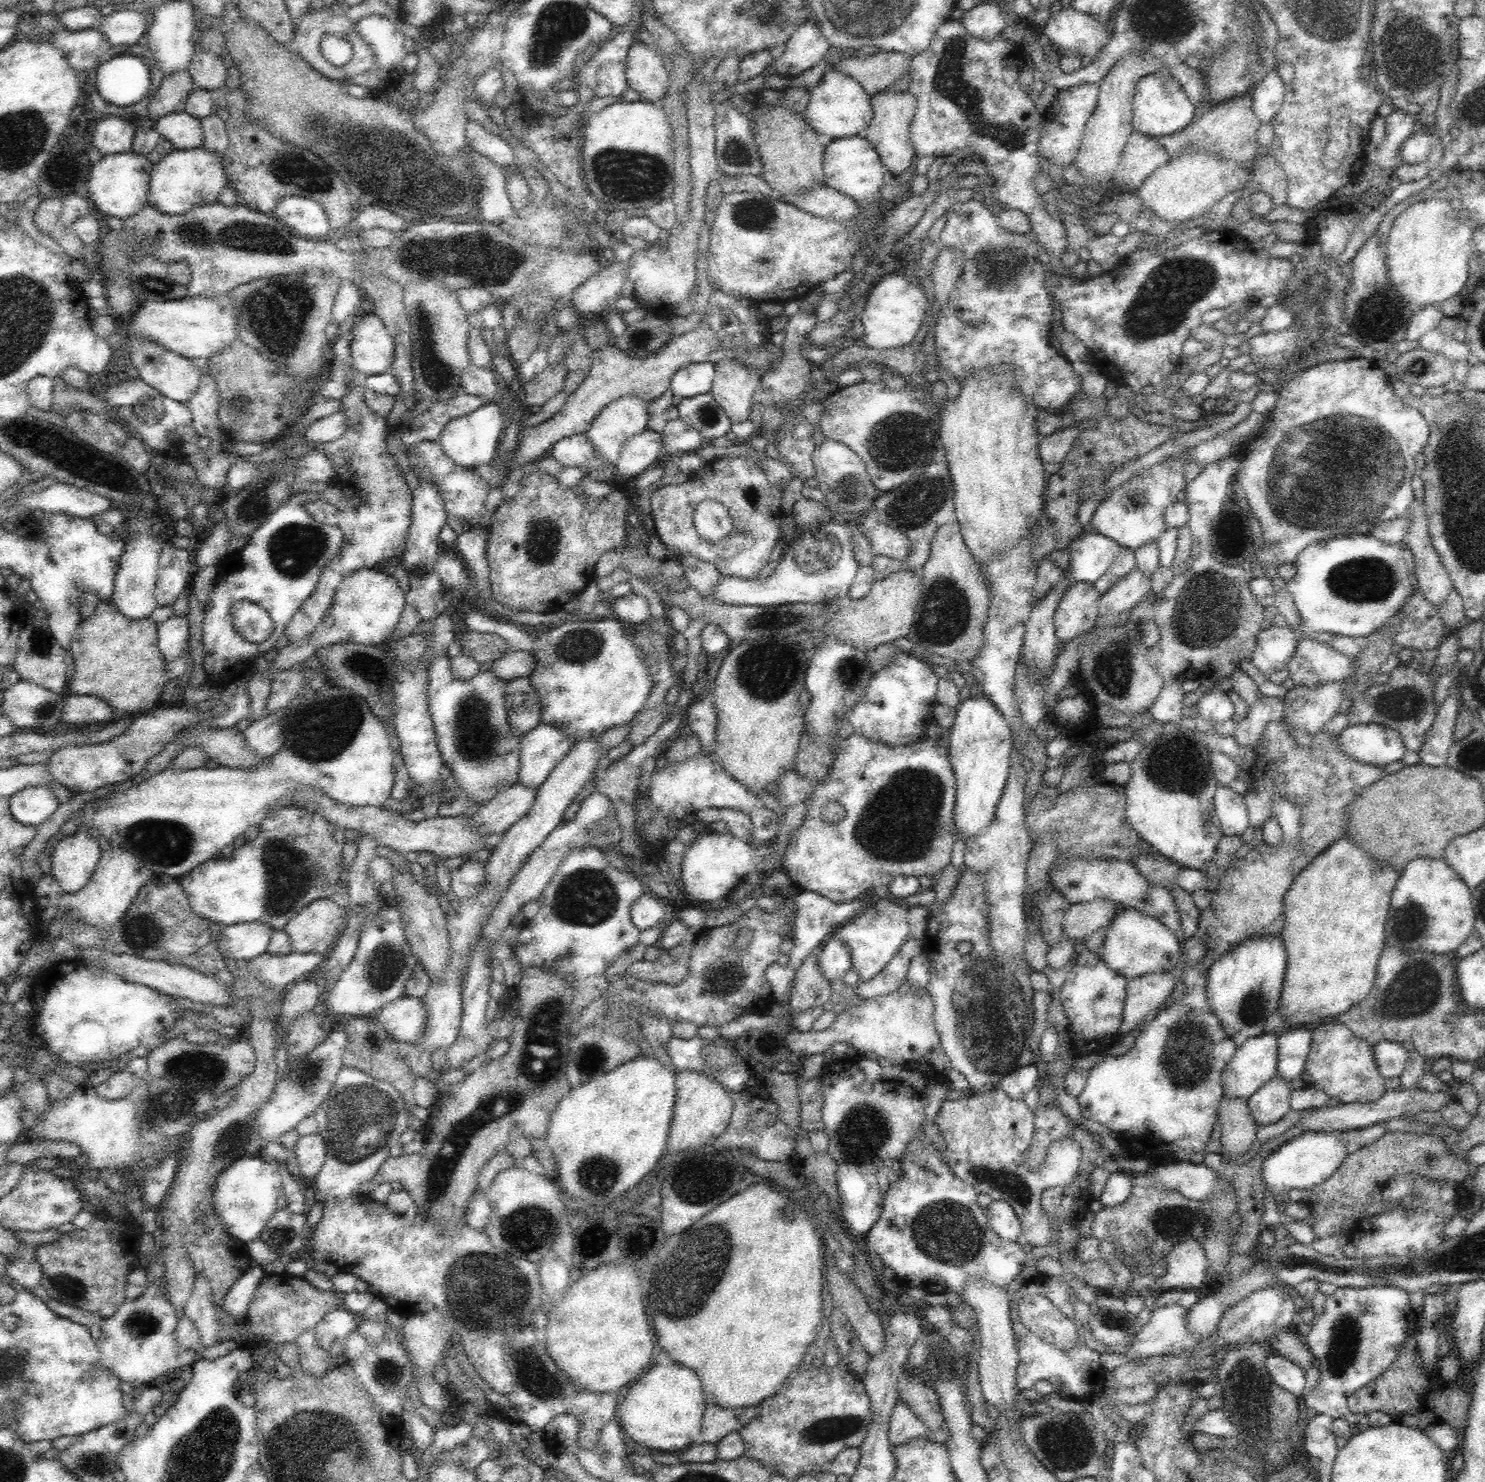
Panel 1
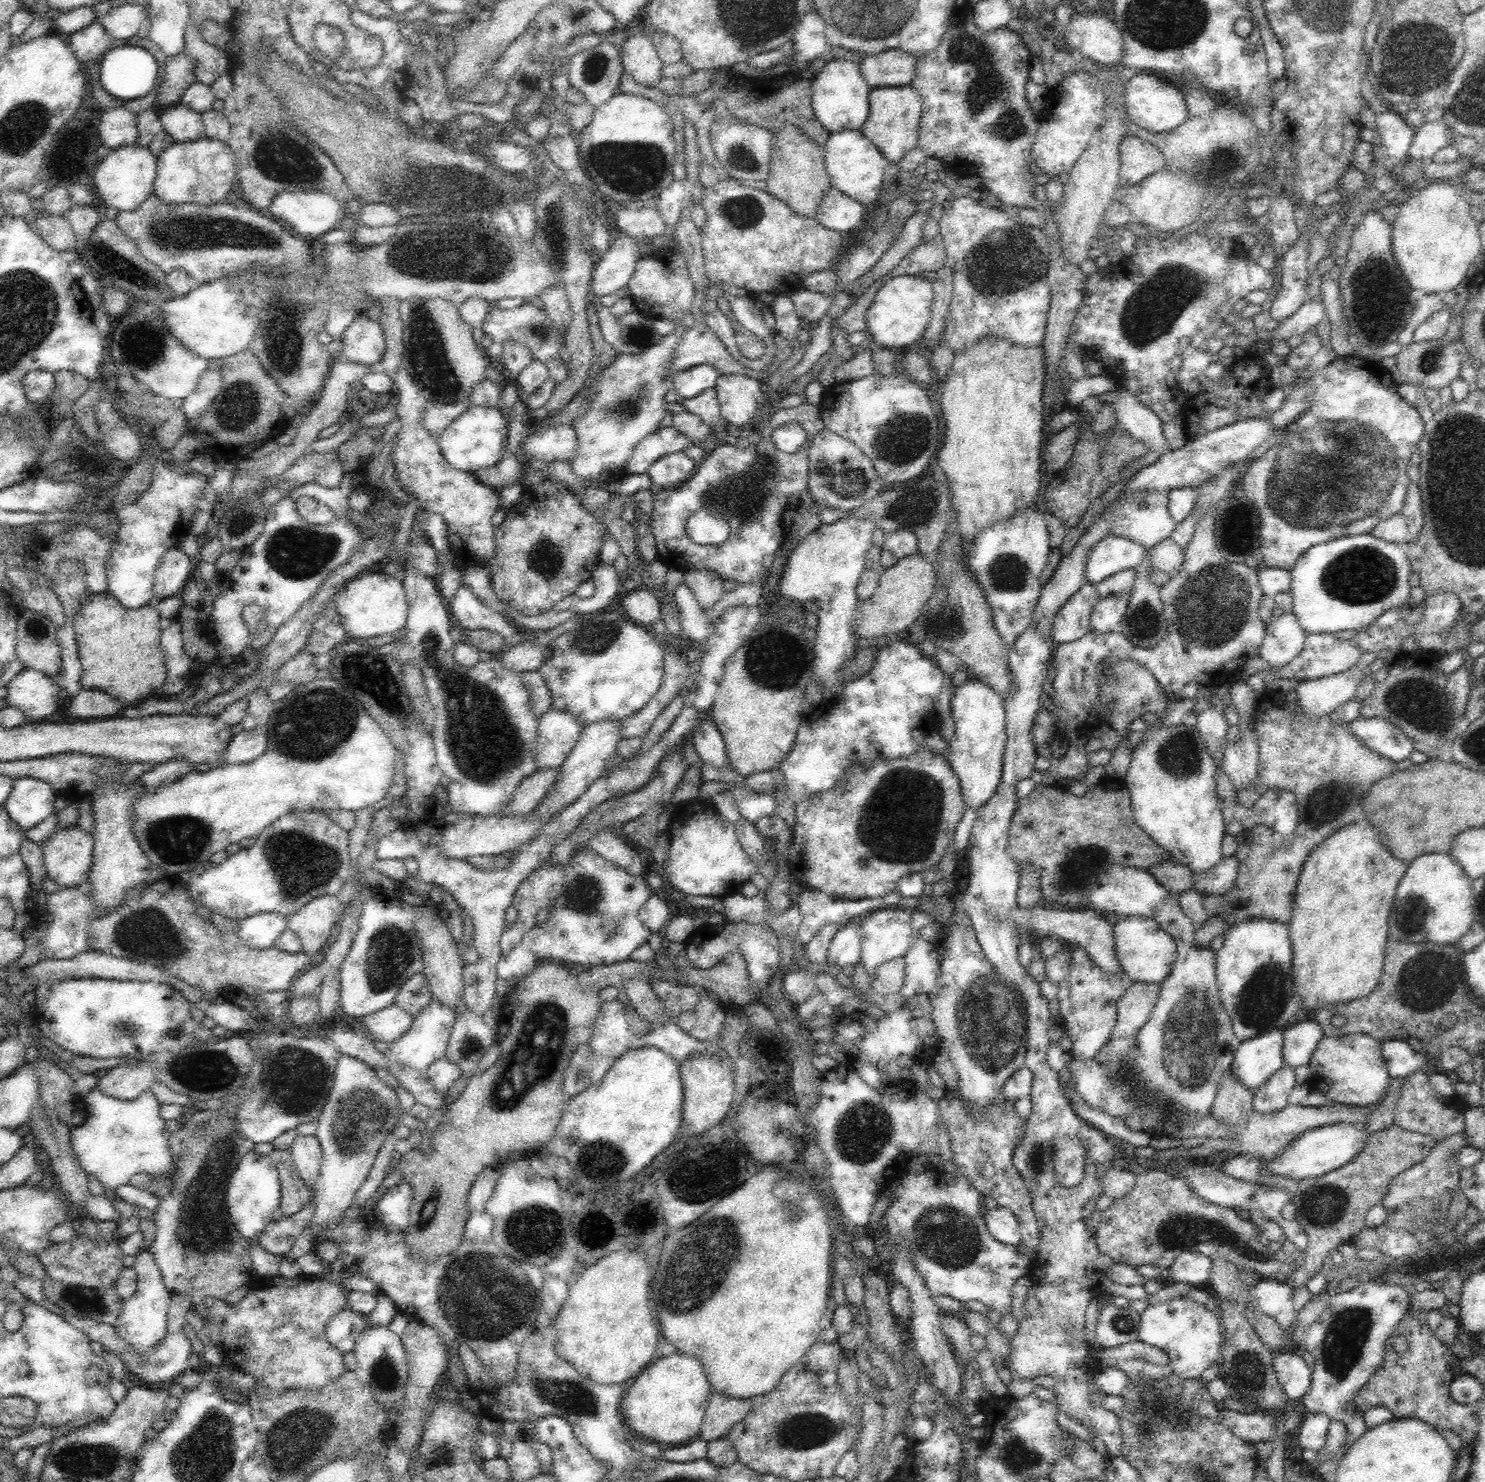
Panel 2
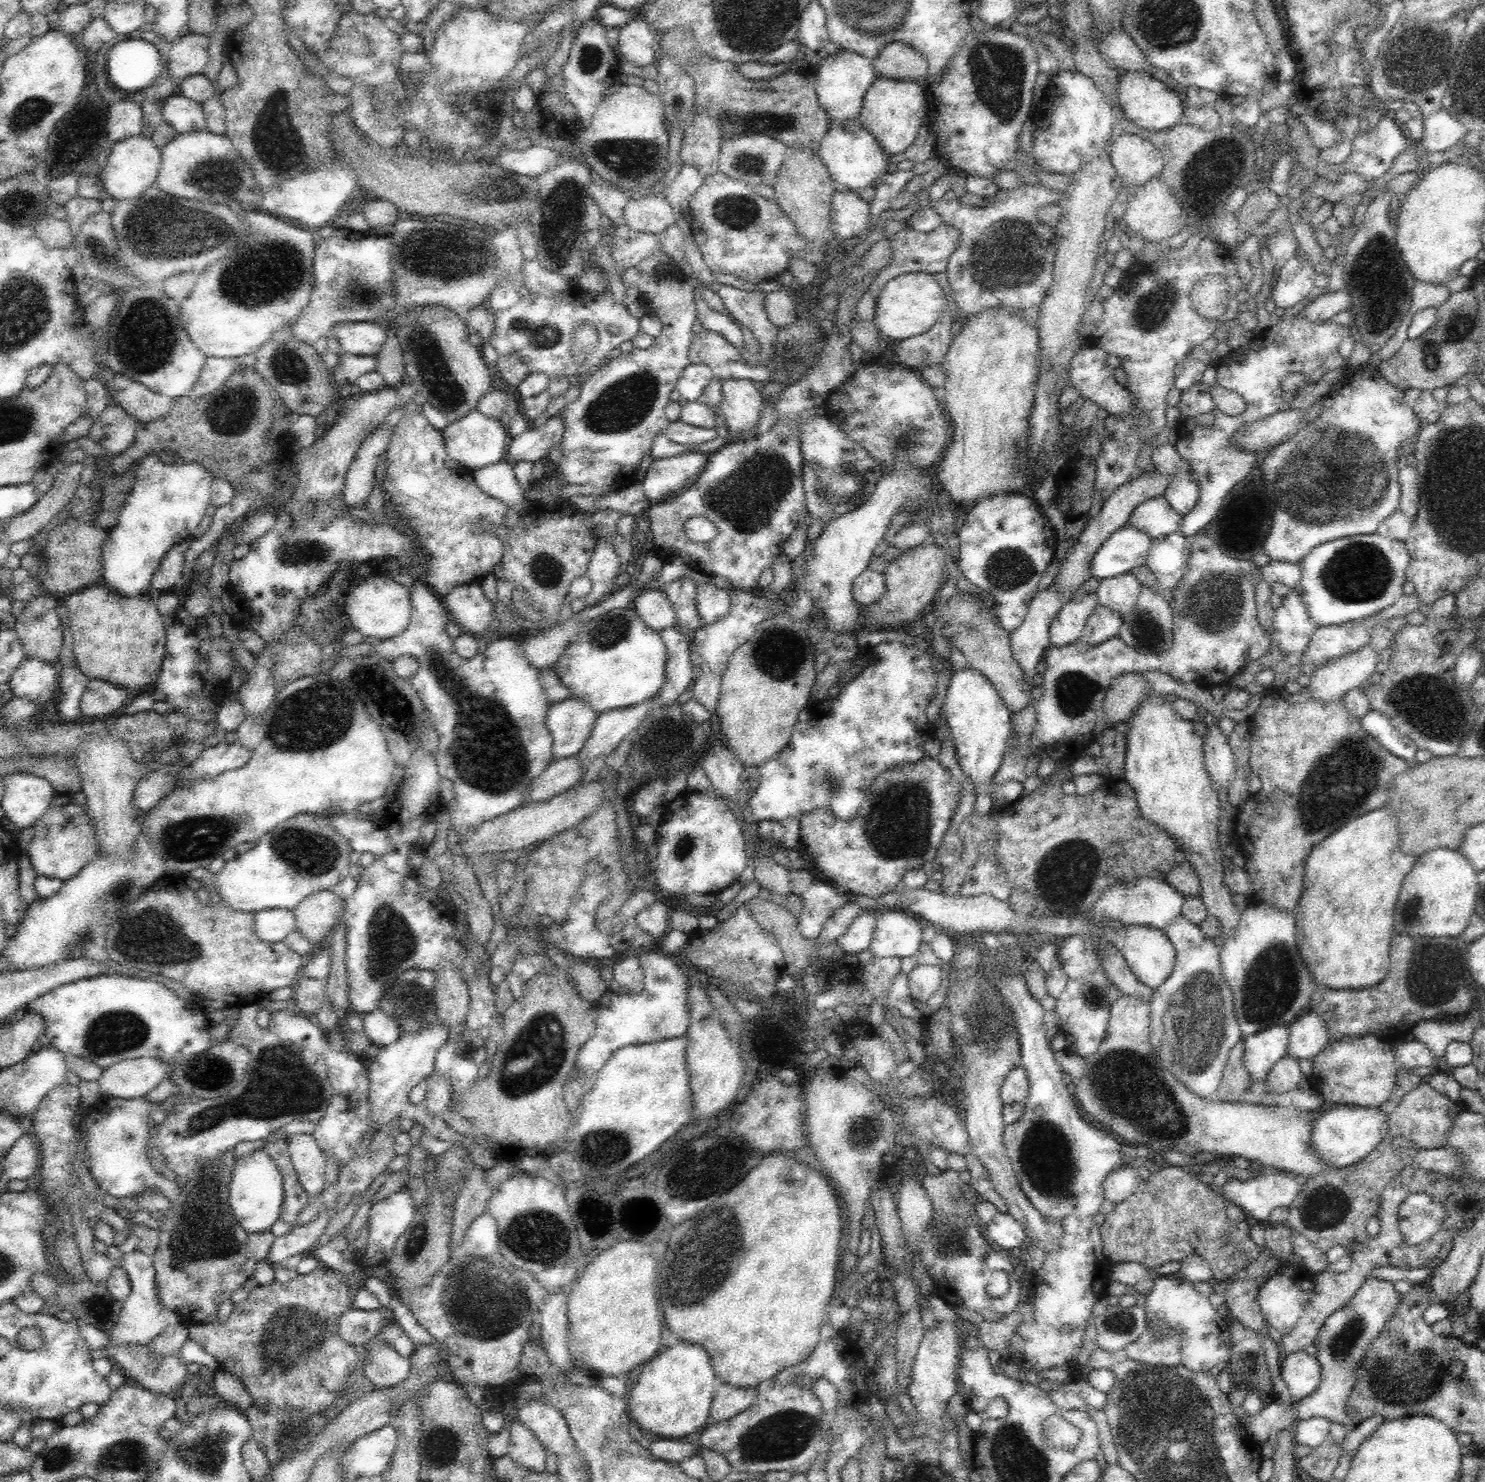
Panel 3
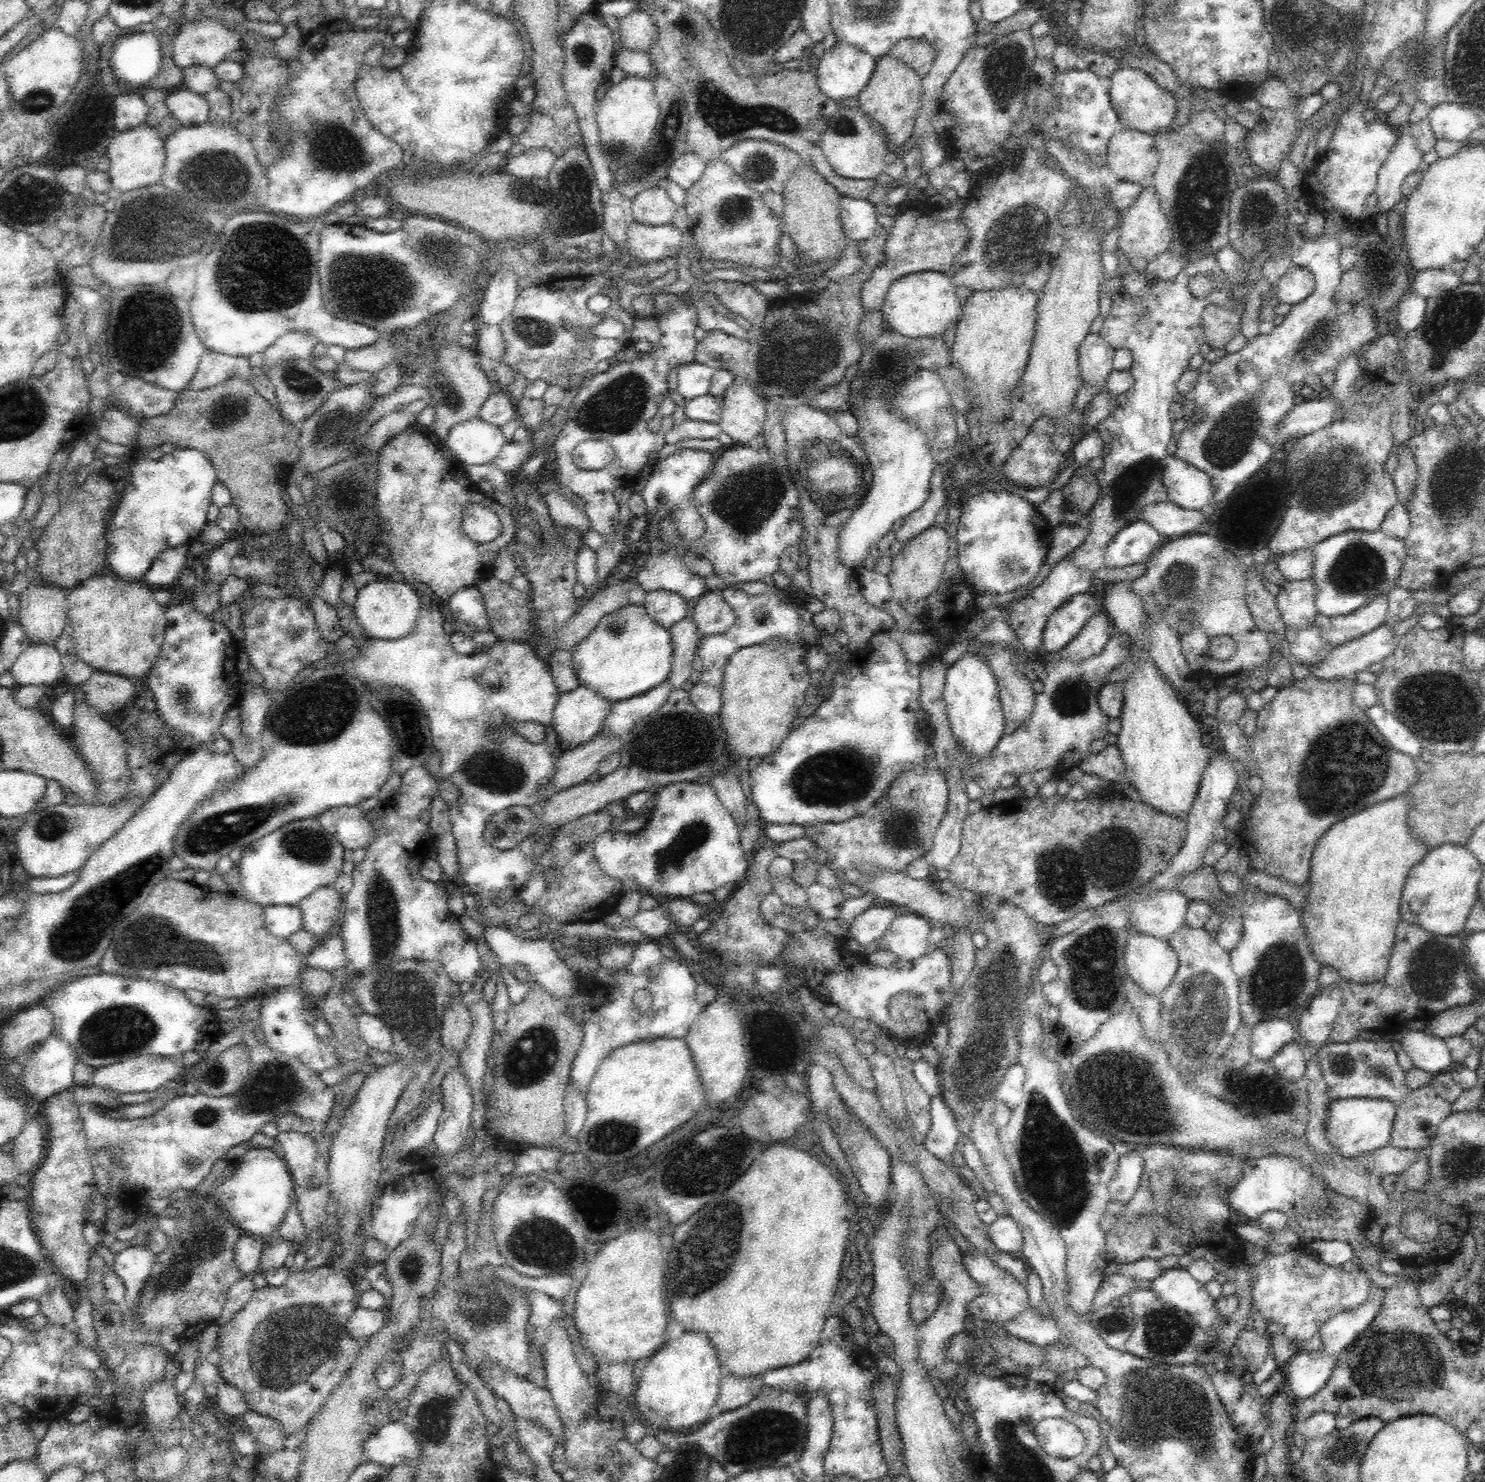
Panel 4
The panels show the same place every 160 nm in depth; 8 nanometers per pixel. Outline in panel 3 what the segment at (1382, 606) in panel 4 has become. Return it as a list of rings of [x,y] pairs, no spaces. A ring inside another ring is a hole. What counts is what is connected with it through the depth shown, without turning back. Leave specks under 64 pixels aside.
[[[1365,619],[1341,625],[1317,626],[1312,633],[1308,648],[1302,654],[1302,674],[1310,676],[1322,664],[1364,648],[1369,644],[1370,632],[1371,629],[1366,625]]]

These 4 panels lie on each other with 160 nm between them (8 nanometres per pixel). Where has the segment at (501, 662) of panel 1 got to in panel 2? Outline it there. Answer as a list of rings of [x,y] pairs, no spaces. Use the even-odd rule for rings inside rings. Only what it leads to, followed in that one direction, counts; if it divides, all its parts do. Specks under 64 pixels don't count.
[[[520,643],[502,651],[502,663],[518,672],[537,671],[548,658],[548,645]]]

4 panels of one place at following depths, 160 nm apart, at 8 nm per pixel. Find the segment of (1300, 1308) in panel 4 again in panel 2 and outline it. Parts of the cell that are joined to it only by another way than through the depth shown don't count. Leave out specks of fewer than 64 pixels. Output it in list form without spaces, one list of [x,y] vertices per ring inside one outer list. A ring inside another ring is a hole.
[[[1263,1278],[1250,1287],[1248,1297],[1256,1311],[1269,1316],[1288,1332],[1297,1316],[1292,1303],[1292,1290],[1286,1282]]]

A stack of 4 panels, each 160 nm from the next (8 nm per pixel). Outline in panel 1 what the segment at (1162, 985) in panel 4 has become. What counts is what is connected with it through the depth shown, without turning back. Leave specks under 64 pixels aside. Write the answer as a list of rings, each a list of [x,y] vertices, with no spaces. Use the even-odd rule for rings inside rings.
[[[1120,907],[1112,922],[1106,927],[1100,948],[1100,958],[1108,968],[1128,980],[1150,972],[1174,970],[1181,954],[1181,944],[1160,920],[1137,908]]]

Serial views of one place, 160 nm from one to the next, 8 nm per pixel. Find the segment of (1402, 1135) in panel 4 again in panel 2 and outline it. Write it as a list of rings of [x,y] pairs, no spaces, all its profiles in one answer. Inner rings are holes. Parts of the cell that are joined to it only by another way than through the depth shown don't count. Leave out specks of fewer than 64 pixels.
[[[1416,1070],[1412,1074],[1408,1074],[1404,1078],[1402,1090],[1400,1090],[1400,1098],[1398,1098],[1395,1106],[1395,1119],[1393,1124],[1419,1132],[1420,1134],[1431,1134],[1436,1140],[1442,1140],[1451,1134],[1458,1134],[1465,1129],[1465,1104],[1462,1100],[1455,1097],[1441,1098],[1429,1083],[1429,1076],[1423,1070]]]

